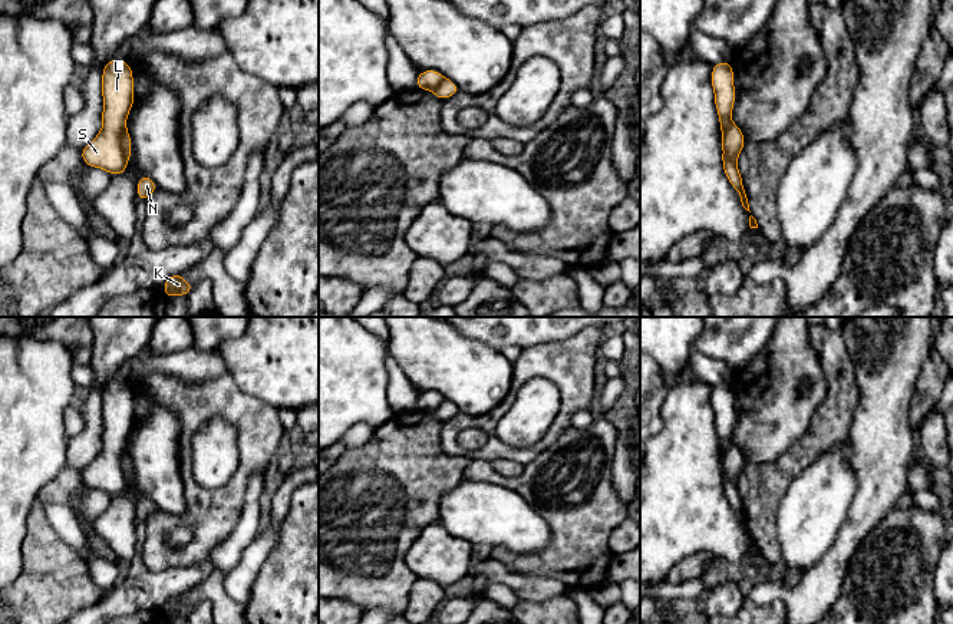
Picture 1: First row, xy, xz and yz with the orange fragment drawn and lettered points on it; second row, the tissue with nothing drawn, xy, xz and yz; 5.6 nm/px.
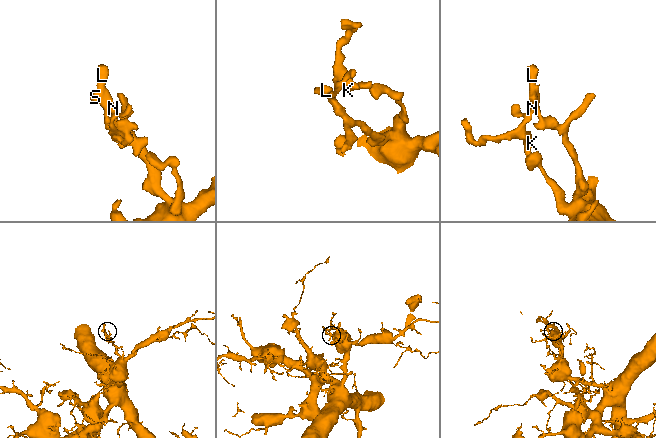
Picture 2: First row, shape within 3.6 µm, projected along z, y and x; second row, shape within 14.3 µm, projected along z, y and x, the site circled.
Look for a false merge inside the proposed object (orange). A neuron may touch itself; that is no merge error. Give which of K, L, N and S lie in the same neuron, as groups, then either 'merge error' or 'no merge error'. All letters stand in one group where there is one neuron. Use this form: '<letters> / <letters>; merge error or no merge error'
K N / L S; merge error

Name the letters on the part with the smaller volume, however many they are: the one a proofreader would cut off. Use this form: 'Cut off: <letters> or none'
Cut off: K, N

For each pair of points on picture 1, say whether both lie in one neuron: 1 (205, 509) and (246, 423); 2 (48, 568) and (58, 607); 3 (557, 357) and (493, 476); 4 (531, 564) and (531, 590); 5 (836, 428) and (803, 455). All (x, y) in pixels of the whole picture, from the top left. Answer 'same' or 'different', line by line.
1: same
2: same
3: different
4: different
5: same

